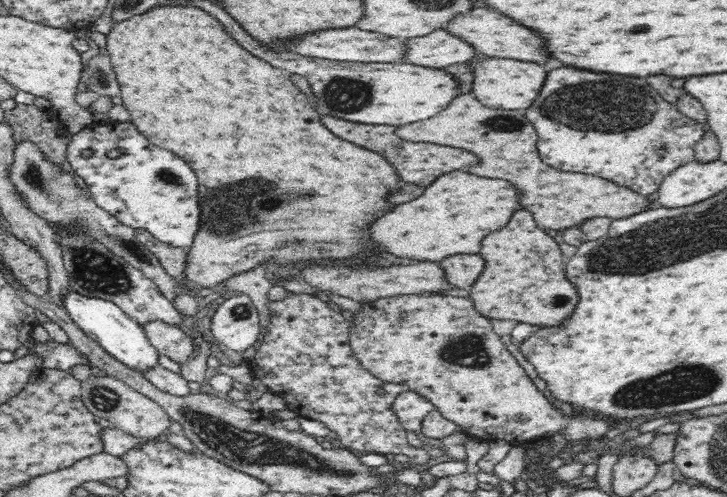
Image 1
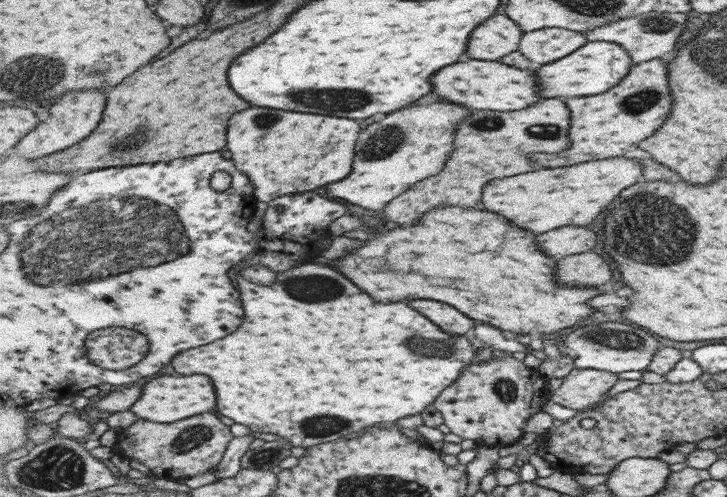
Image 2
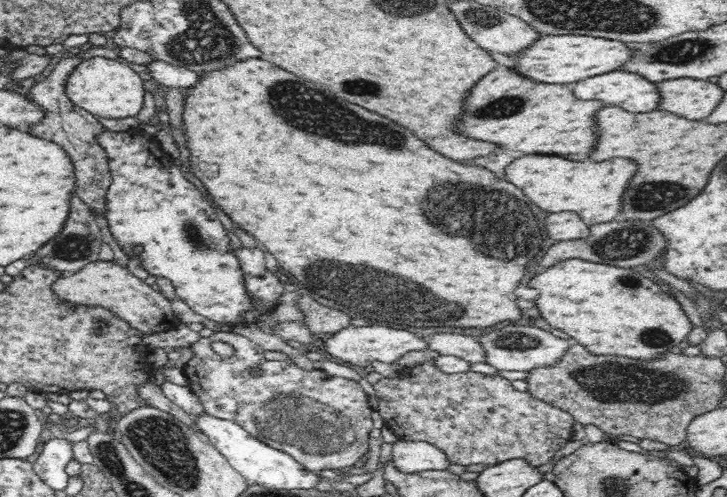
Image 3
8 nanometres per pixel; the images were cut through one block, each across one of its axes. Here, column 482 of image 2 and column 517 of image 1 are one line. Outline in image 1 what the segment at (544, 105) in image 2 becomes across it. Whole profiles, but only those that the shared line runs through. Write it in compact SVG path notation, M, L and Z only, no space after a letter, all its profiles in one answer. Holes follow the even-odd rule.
M472 94L456 96L442 112L428 120L396 128L394 134L408 142L434 142L442 146L456 146L478 156L478 164L468 172L484 178L506 180L514 190L522 208L530 210L540 228L562 230L576 227L596 217L621 219L644 210L649 200L627 188L620 188L602 177L586 174L564 174L546 168L536 152L536 136L532 124L518 110L492 110L482 106ZM500 116L500 118L498 118ZM502 124L504 126L502 126ZM484 146L490 152L484 152Z

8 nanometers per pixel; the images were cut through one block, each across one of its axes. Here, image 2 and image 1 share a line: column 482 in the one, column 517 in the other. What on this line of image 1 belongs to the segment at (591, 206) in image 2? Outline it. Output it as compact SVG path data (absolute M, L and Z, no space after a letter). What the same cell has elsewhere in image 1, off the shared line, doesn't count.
M466 172L438 176L416 200L400 204L368 226L368 240L380 250L416 262L440 262L454 254L478 254L482 238L510 220L518 202L502 180L486 180Z

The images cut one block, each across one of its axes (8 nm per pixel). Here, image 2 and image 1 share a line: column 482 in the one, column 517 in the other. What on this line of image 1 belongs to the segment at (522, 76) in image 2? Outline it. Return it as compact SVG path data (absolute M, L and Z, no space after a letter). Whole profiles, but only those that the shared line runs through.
M474 56L470 60L470 66L472 66L472 92L488 108L504 108L504 110L528 108L538 96L538 90L546 78L546 72L534 62Z

